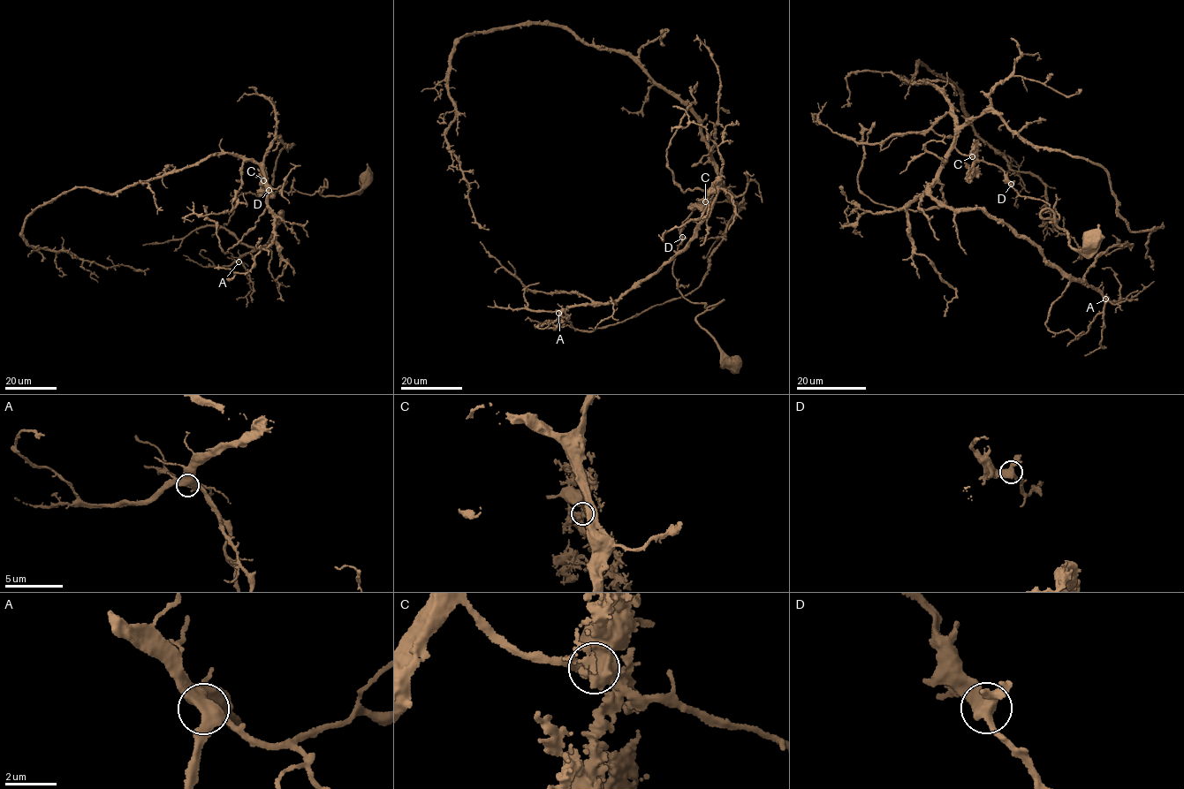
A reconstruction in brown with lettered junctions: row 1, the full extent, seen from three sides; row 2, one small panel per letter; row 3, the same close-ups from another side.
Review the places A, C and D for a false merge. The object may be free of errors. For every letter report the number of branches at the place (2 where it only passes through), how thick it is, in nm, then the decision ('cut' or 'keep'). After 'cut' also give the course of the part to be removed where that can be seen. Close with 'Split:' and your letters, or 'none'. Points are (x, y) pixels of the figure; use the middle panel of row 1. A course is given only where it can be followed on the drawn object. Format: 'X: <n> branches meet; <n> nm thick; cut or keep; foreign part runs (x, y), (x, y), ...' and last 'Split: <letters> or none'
A: 4 branches meet; 480 nm thick; keep
C: 4 branches meet; 420 nm thick; keep
D: 4 branches meet; 360 nm thick; keep
Split: none

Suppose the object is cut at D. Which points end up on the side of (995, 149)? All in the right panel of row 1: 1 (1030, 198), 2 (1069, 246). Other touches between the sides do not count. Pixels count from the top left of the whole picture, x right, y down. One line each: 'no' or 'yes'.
1: no
2: no

